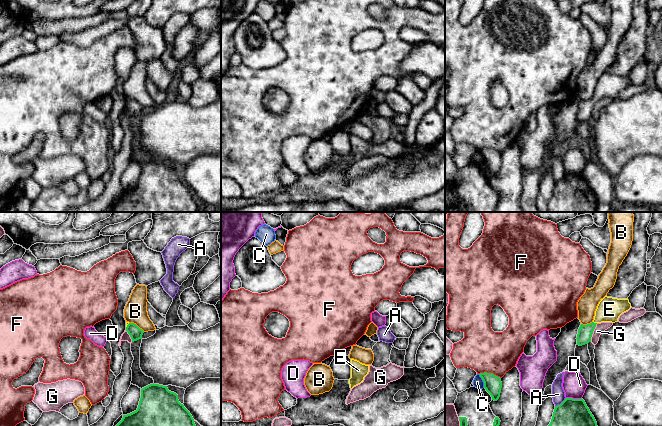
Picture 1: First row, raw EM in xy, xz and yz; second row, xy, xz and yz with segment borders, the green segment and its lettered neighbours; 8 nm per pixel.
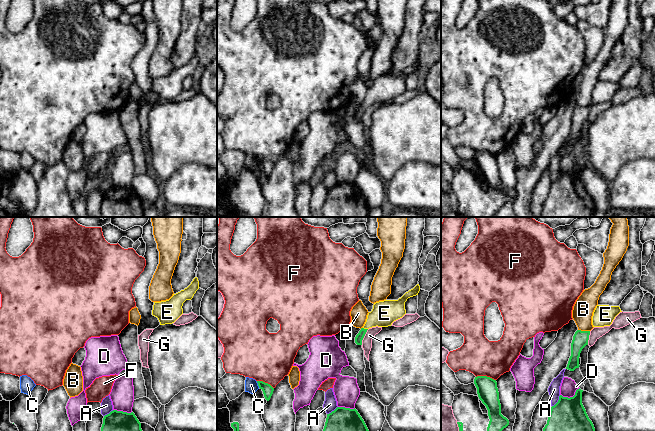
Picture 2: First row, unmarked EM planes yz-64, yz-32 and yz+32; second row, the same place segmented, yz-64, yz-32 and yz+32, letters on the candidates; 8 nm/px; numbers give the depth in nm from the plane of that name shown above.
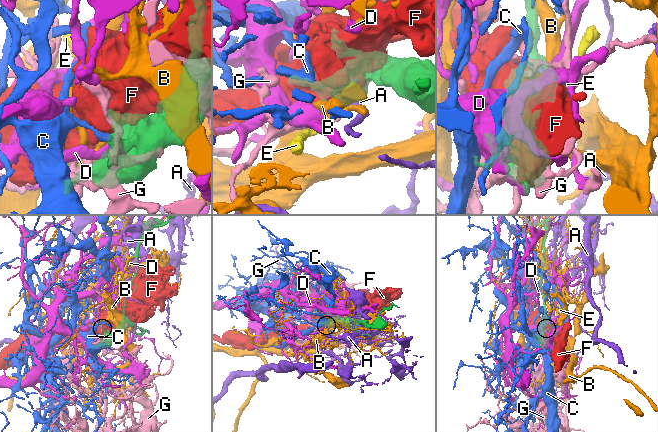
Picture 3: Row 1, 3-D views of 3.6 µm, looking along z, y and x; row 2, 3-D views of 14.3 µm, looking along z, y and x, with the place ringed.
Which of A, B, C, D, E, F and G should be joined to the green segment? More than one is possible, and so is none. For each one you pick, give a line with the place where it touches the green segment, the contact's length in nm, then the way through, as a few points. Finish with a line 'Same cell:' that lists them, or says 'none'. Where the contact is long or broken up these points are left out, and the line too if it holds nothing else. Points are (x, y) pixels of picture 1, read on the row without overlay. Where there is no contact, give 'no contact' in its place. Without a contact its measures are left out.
E: yz (595, 99) | 40 nm | across yz (585, 108), (595, 99), (609, 85)
Same cell: E

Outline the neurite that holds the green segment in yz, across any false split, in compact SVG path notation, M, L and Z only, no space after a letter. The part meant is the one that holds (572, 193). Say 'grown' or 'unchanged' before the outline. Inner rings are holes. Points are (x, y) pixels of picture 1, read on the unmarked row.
unchanged; M565 174L560 181L555 182L548 201L548 212L595 212L597 205L597 198L582 174Z

